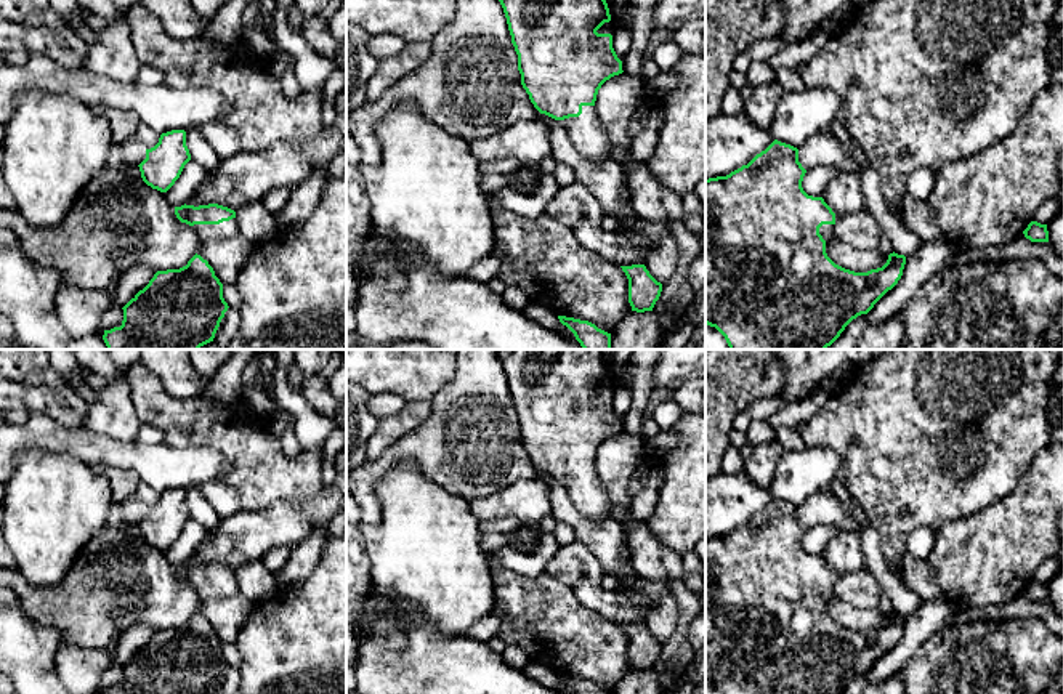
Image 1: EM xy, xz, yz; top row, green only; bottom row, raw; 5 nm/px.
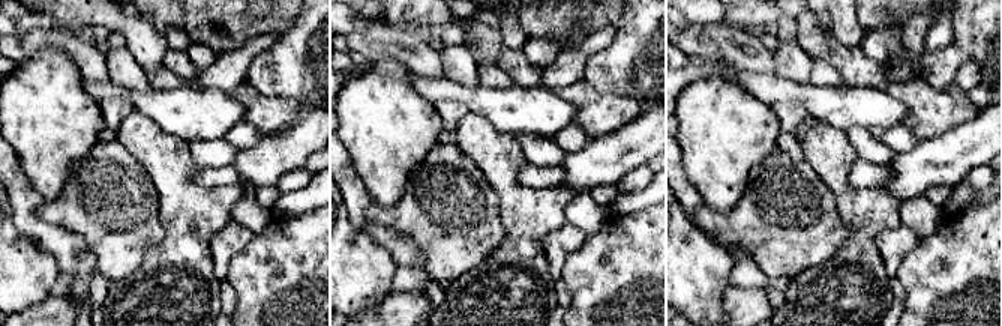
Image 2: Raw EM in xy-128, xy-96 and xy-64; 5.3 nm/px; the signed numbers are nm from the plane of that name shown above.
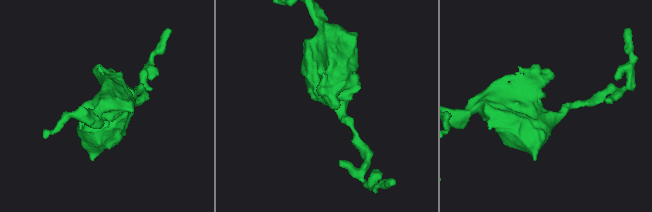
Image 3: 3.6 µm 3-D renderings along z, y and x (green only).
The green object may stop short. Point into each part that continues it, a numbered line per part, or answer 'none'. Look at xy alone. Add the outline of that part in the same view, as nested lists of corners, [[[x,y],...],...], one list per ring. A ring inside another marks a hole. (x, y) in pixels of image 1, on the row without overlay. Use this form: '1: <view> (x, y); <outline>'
1: xy (225, 589); [[[237,579],[223,580],[220,583],[194,583],[191,585],[197,595],[204,598],[229,598],[239,593]]]

